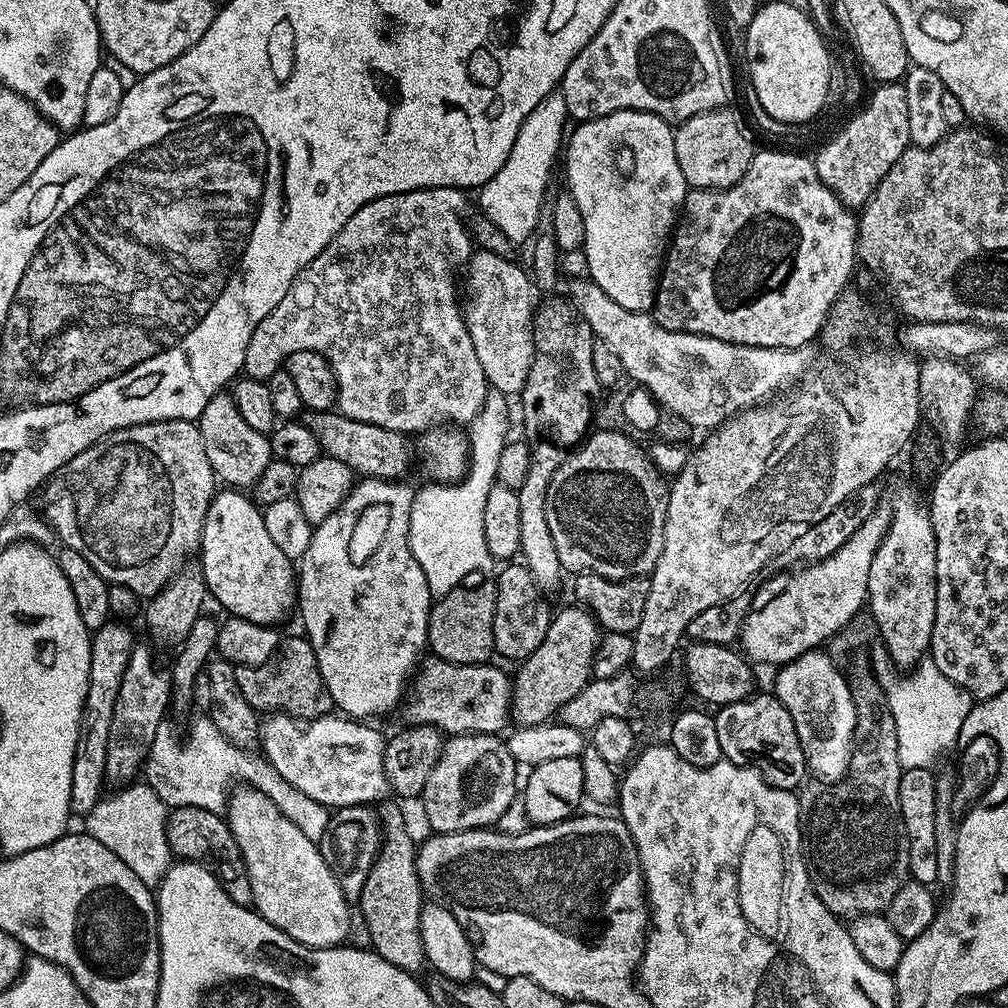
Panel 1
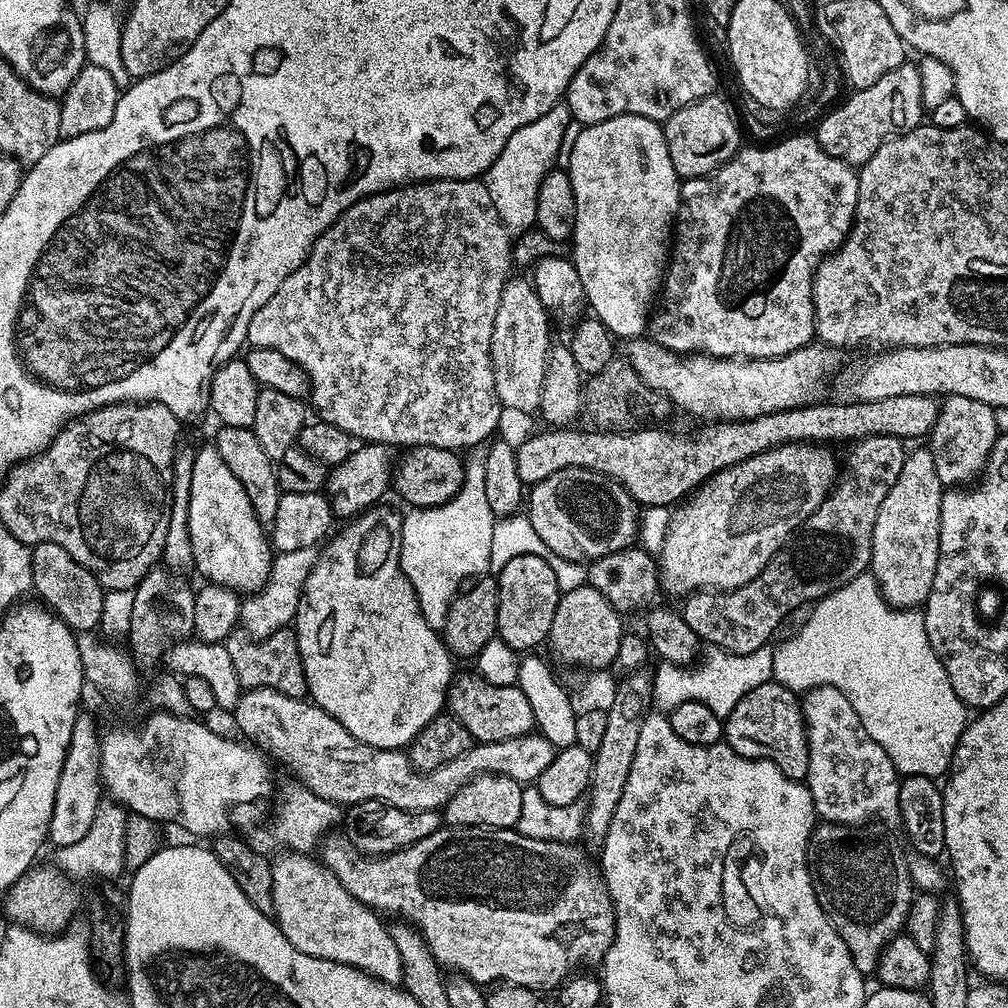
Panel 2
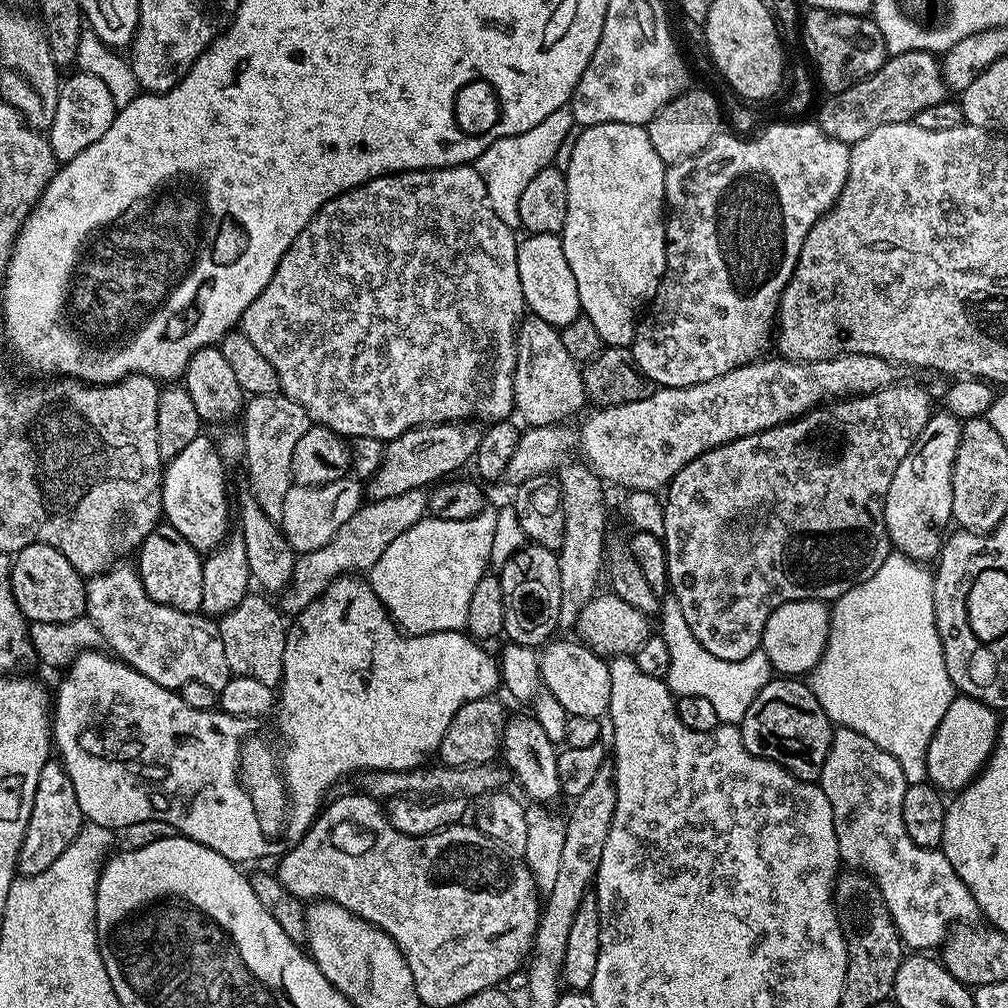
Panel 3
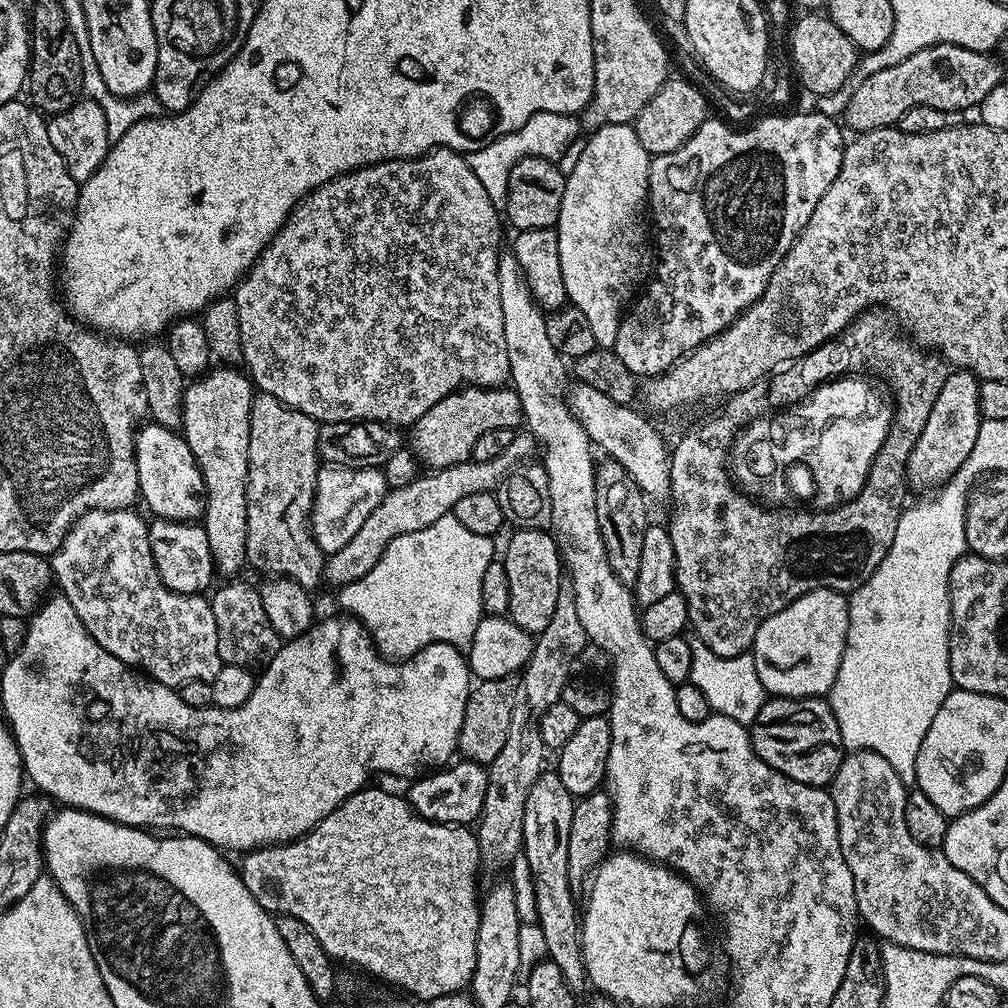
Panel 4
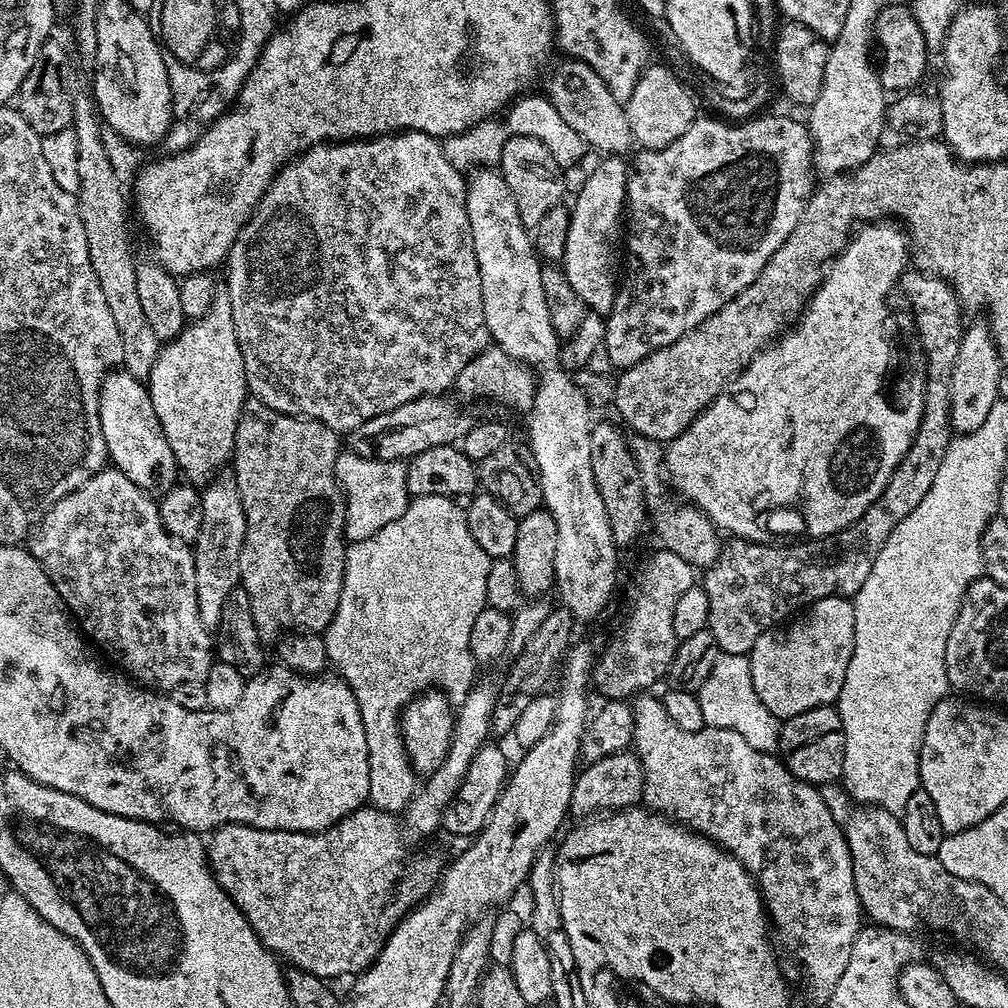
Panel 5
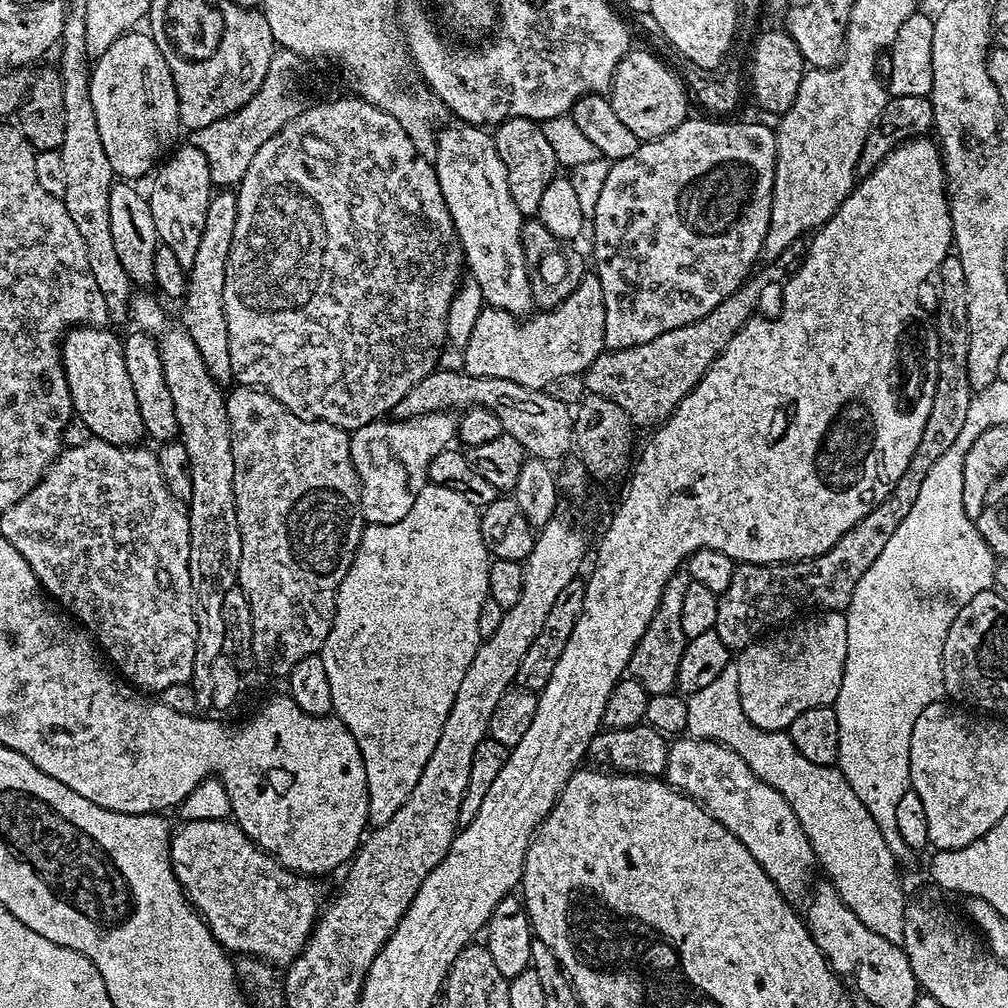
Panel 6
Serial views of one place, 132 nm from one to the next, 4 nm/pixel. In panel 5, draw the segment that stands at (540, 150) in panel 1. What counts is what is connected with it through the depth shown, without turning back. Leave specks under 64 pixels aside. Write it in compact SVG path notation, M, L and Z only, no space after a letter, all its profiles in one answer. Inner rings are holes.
M521 95L503 113L504 120L489 118L470 126L464 132L443 137L444 153L446 158L450 158L450 166L467 173L469 170L476 170L481 166L499 165L502 158L502 146L506 146L506 142L511 136L538 138L538 142L542 142L542 146L546 146L546 150L550 150L550 154L554 154L554 158L562 170L574 166L574 162L578 162L578 158L582 158L582 154L589 152L589 146L582 138L582 134L578 134L578 130L572 129L570 122L566 118L562 118L562 114L558 114L558 110L554 110L547 95L528 95Z

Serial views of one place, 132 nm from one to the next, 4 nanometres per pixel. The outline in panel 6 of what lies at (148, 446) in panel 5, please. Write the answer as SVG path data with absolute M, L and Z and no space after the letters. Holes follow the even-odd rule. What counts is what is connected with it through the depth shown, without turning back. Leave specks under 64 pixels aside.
M81 326L65 331L62 337L60 360L64 364L64 377L70 386L73 413L89 428L91 435L97 440L105 440L111 444L132 446L139 436L145 435L142 426L142 414L138 414L138 398L134 398L134 386L130 386L130 374L126 374L124 346L121 337L107 332L107 327L90 328Z

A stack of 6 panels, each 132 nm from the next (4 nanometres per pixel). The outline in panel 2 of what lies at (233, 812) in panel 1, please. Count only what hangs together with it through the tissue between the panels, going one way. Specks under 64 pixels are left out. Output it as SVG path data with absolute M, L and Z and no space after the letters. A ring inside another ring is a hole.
M289 850L281 851L280 857L273 859L273 913L276 925L282 934L302 954L310 954L314 958L326 958L334 962L342 962L362 970L368 976L387 984L399 985L403 978L402 957L389 932L389 925L383 924L381 917L373 909L366 907L319 859L311 855Z

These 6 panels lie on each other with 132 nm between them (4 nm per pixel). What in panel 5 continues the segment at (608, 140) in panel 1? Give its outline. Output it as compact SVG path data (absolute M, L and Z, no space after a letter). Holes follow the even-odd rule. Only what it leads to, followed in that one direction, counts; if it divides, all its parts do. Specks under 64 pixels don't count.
M608 154L603 157L598 166L598 170L594 170L594 174L590 174L590 178L586 178L586 186L582 186L580 192L575 193L573 204L570 204L568 217L570 218L570 226L566 230L566 250L564 251L564 259L562 267L566 278L570 282L570 286L574 286L578 298L582 298L585 309L589 312L599 312L607 314L611 312L614 306L614 298L618 291L618 268L616 272L616 243L622 240L622 221L626 216L626 182L628 181L629 165L624 164L619 155Z

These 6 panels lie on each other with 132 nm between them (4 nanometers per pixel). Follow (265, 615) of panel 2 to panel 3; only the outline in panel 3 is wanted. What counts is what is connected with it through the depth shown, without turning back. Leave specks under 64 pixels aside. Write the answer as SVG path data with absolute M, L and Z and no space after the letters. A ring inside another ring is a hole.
M423 488L406 490L406 494L394 494L394 498L368 500L361 504L352 517L334 534L326 546L318 546L318 550L301 552L296 557L296 565L292 574L292 581L278 596L278 607L285 614L295 614L306 610L314 598L318 598L339 576L345 574L364 574L382 558L386 546L398 538L410 526L425 519L428 512L429 493Z

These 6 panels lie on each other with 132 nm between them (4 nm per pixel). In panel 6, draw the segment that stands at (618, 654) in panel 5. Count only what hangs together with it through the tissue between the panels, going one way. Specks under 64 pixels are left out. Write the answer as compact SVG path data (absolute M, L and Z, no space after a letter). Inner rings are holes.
M677 570L666 582L662 590L660 604L656 607L654 618L650 618L650 626L642 634L638 646L628 663L627 675L637 680L649 696L666 694L673 691L678 678L678 662L682 662L682 650L686 637L680 633L682 626L682 601L686 594L686 586L690 586L690 574L687 570Z

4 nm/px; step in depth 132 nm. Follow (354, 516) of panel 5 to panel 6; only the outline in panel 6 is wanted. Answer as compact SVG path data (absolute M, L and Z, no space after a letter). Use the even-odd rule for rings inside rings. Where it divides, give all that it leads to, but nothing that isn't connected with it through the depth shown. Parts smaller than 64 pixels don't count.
M431 412L409 420L381 418L349 435L350 458L360 479L362 514L368 524L393 524L410 514L410 506L414 506L418 494L428 484L434 454L457 439L457 423L455 415Z

